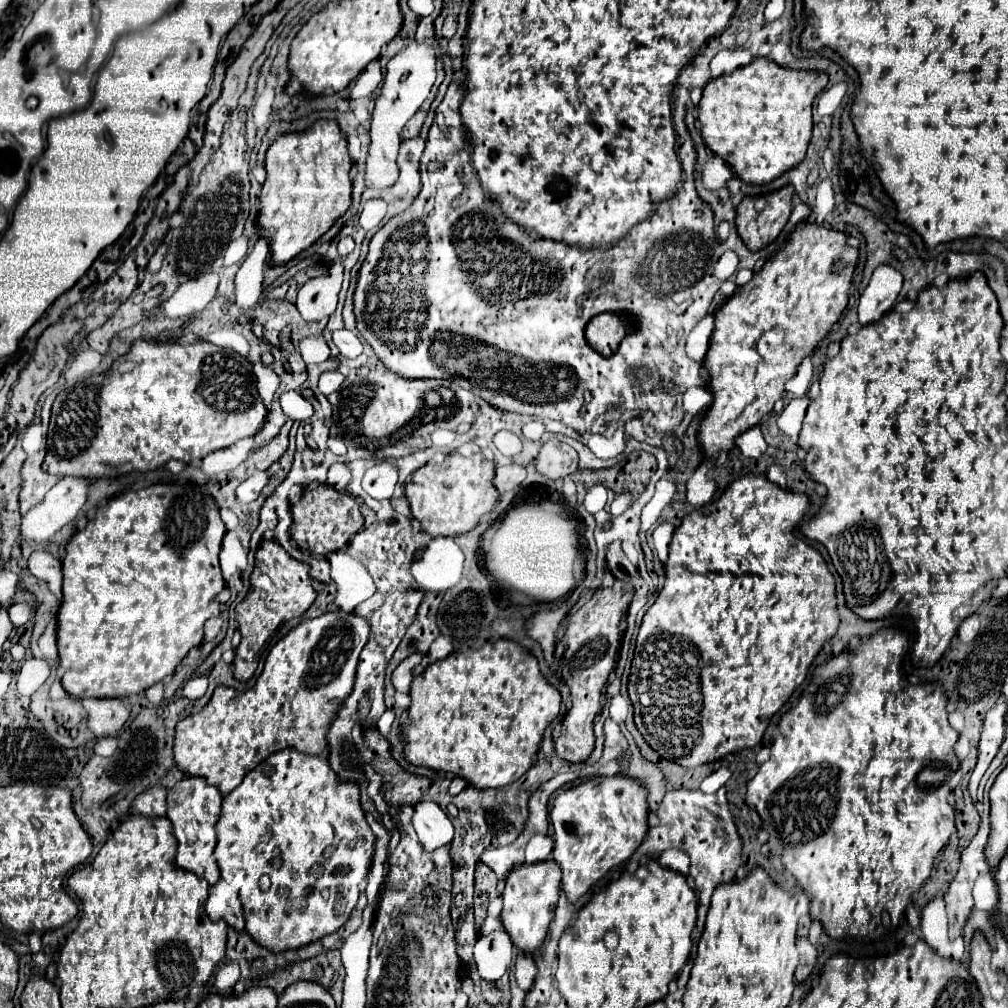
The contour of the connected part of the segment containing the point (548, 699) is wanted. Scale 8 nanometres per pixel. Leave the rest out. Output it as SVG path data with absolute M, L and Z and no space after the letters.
M498 639L478 649L458 651L428 665L422 677L412 681L410 697L408 723L402 727L404 759L416 767L462 777L476 789L504 787L520 779L532 767L544 729L560 711L560 693L540 675L536 657L510 639Z

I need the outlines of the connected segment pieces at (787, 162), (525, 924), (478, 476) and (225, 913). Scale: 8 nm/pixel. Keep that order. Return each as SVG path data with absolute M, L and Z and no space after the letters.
M752 59L750 65L736 69L730 75L718 77L704 87L698 103L698 123L704 145L734 171L738 179L750 185L766 185L782 173L794 169L806 153L812 137L812 103L828 85L828 75L818 71L794 71L772 65L768 59Z
M554 859L538 861L532 865L522 863L520 867L512 869L510 875L506 877L504 891L502 891L502 923L508 935L512 937L512 943L526 953L534 953L540 949L548 935L550 921L554 917L554 909L560 897L560 867L556 865Z
M482 453L470 457L446 455L442 463L426 463L414 471L412 481L404 487L412 515L420 521L422 531L432 537L458 537L468 533L478 525L482 515L490 513L500 497L494 483L494 461L486 459Z
M218 881L210 887L210 897L206 901L208 915L220 915L236 931L248 929L248 917L244 917L244 905L238 895L238 887L228 881Z

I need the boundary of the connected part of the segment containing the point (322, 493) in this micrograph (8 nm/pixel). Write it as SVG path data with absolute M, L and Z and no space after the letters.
M318 485L316 489L306 489L296 505L292 505L292 525L290 537L302 551L326 557L326 553L340 551L356 533L362 529L364 517L360 505L352 495L342 495L328 485Z

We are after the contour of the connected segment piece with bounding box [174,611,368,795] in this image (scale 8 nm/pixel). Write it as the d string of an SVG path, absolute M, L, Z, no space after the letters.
M336 611L302 621L272 647L264 671L252 689L234 691L230 687L220 687L198 715L192 715L176 725L174 761L178 769L190 777L204 777L208 785L216 785L222 795L228 795L236 789L236 785L240 785L248 771L256 769L276 751L294 747L300 753L322 755L326 751L328 725L336 715L336 709L342 705L342 699L352 691L364 641L368 641L368 623L354 613Z

